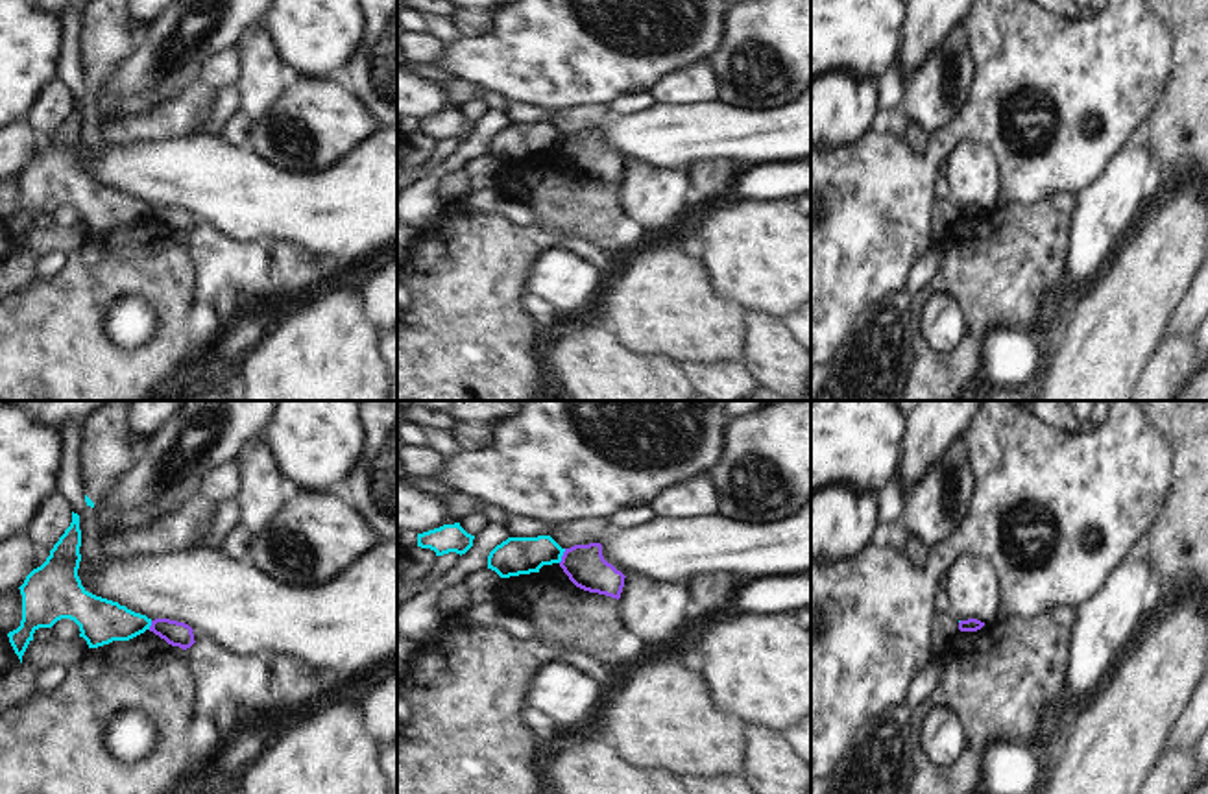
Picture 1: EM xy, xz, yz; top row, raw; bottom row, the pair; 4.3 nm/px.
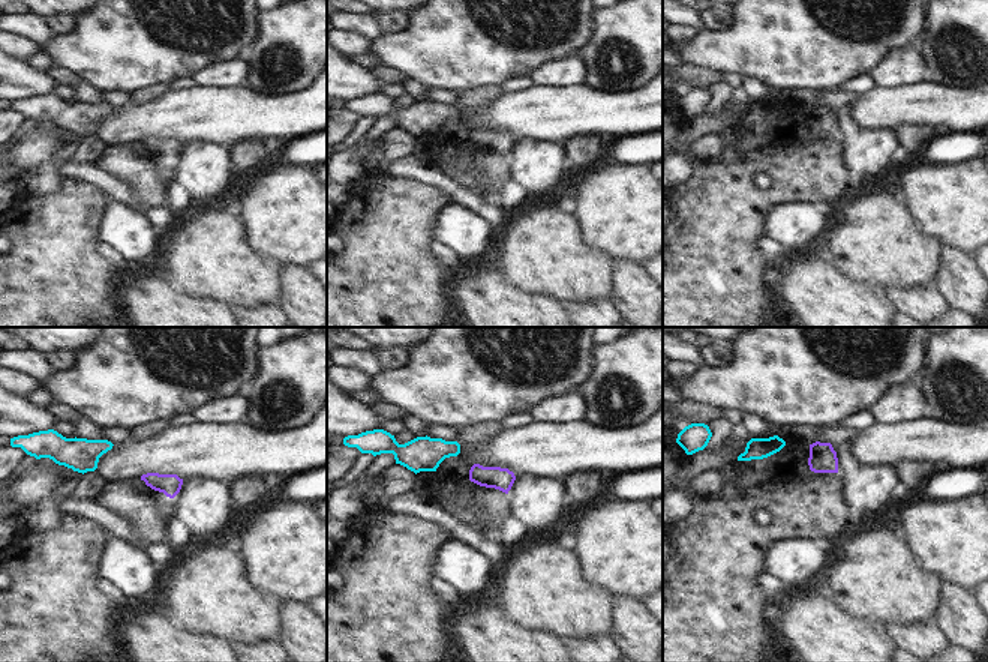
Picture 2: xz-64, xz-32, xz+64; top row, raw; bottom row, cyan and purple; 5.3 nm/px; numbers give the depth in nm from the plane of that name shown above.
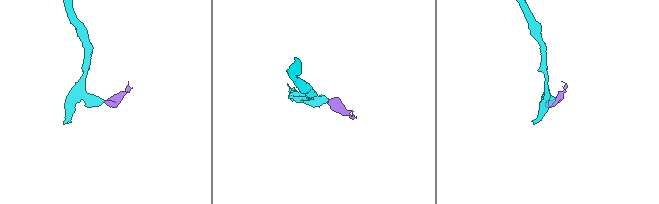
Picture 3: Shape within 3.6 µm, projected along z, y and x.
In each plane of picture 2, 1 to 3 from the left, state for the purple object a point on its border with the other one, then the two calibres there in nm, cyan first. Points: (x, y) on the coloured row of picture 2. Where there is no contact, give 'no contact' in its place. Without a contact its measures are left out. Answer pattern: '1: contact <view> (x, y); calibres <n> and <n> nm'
1: no contact
2: no contact
3: no contact

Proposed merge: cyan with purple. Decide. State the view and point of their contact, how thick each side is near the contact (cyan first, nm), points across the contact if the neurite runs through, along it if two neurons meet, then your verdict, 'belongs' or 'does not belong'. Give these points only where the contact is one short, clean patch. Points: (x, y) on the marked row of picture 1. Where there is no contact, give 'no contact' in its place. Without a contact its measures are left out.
meets cyan in xz at (562, 554); 160 nm thick on the cyan side, 180 nm on the other; border along xz (566, 549), (558, 562); does not belong

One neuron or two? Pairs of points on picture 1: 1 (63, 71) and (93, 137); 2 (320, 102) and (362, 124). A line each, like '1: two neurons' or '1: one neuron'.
1: one neuron
2: one neuron

